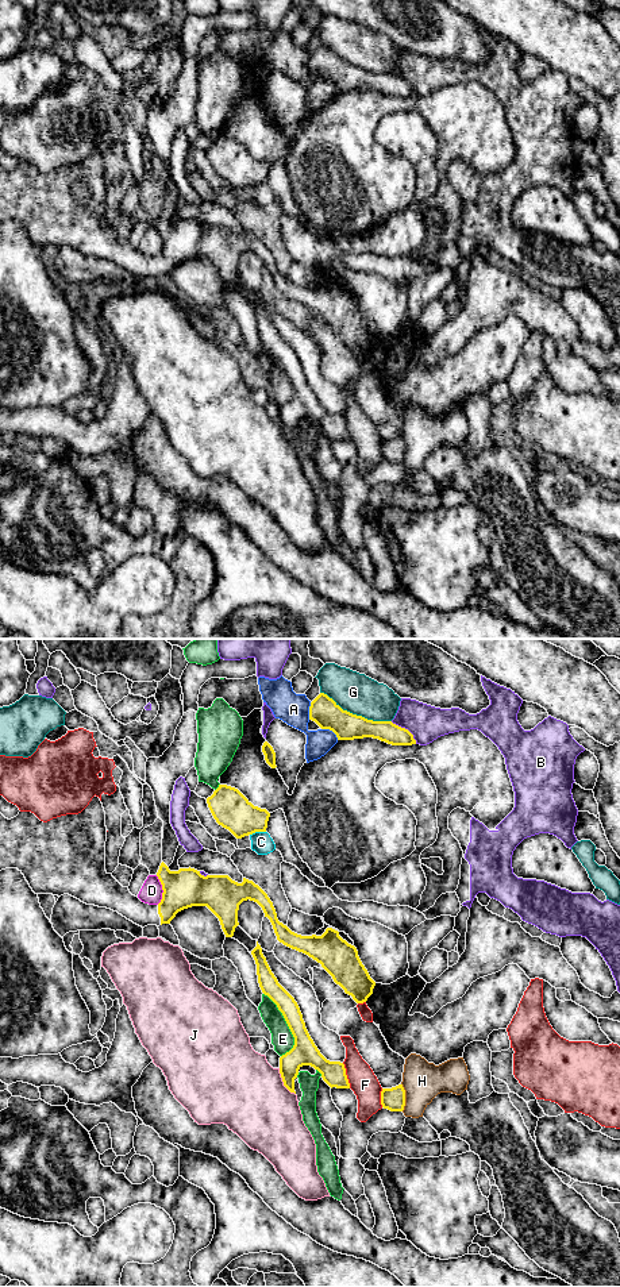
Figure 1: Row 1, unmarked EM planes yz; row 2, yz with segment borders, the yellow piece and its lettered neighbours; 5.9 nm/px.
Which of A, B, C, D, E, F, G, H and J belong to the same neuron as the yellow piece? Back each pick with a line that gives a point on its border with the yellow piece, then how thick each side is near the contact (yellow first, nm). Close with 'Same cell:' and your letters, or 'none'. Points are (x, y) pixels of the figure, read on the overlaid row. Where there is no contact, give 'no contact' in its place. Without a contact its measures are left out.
Same cell: none

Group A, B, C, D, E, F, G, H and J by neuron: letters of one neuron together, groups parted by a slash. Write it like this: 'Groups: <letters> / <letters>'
Groups: A / B / C / D / E / F / G / H / J

